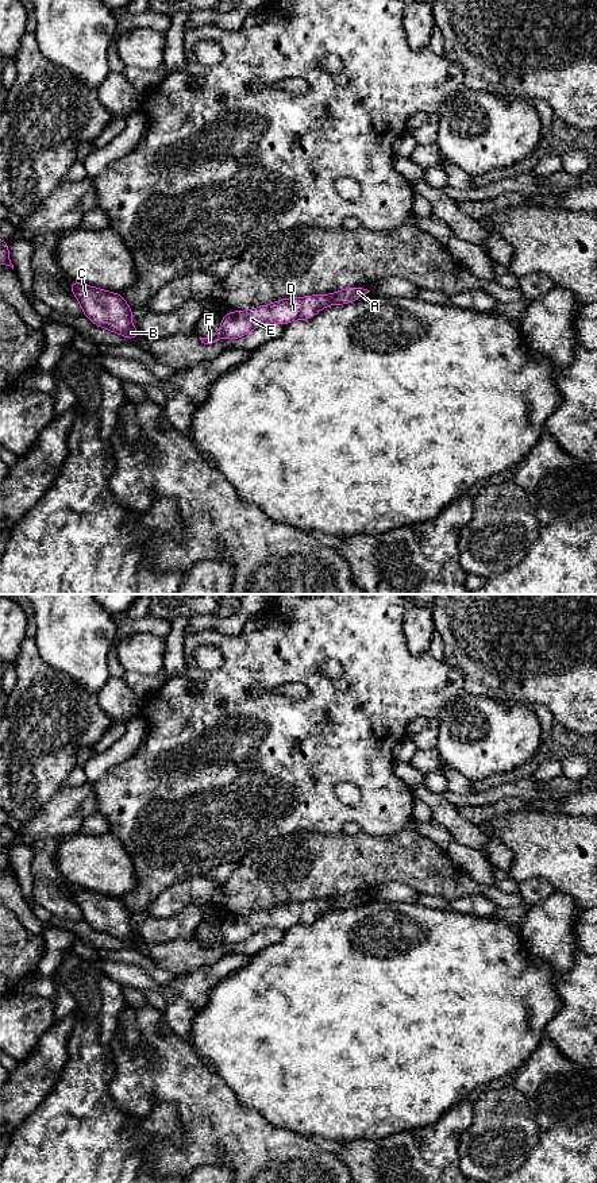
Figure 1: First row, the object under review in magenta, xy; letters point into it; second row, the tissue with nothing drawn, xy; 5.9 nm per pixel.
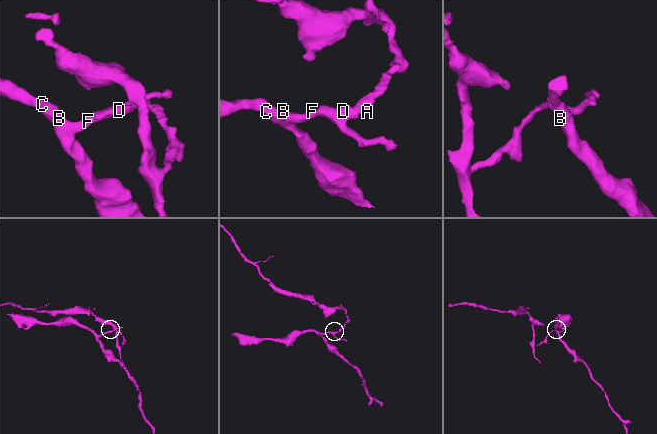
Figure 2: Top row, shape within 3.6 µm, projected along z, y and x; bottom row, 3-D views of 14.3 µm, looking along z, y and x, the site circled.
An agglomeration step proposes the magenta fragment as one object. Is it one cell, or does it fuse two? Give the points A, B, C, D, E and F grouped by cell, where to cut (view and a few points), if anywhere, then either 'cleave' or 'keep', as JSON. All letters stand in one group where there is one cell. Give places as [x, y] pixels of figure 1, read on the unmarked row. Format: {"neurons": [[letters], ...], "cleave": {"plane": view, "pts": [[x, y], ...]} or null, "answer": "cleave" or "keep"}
{"neurons": [["A"], ["B", "C", "D", "E", "F"]], "cleave": {"plane": "xy", "pts": [[327, 900], [331, 908]]}, "answer": "cleave"}

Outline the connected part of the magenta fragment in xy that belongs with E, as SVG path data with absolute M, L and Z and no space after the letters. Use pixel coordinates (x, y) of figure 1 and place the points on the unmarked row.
M312 899L307 902L289 902L247 916L228 917L222 922L217 937L204 944L200 943L200 945L204 949L212 949L219 944L239 944L265 928L286 930L294 925L312 924L328 910L331 910L328 899Z

